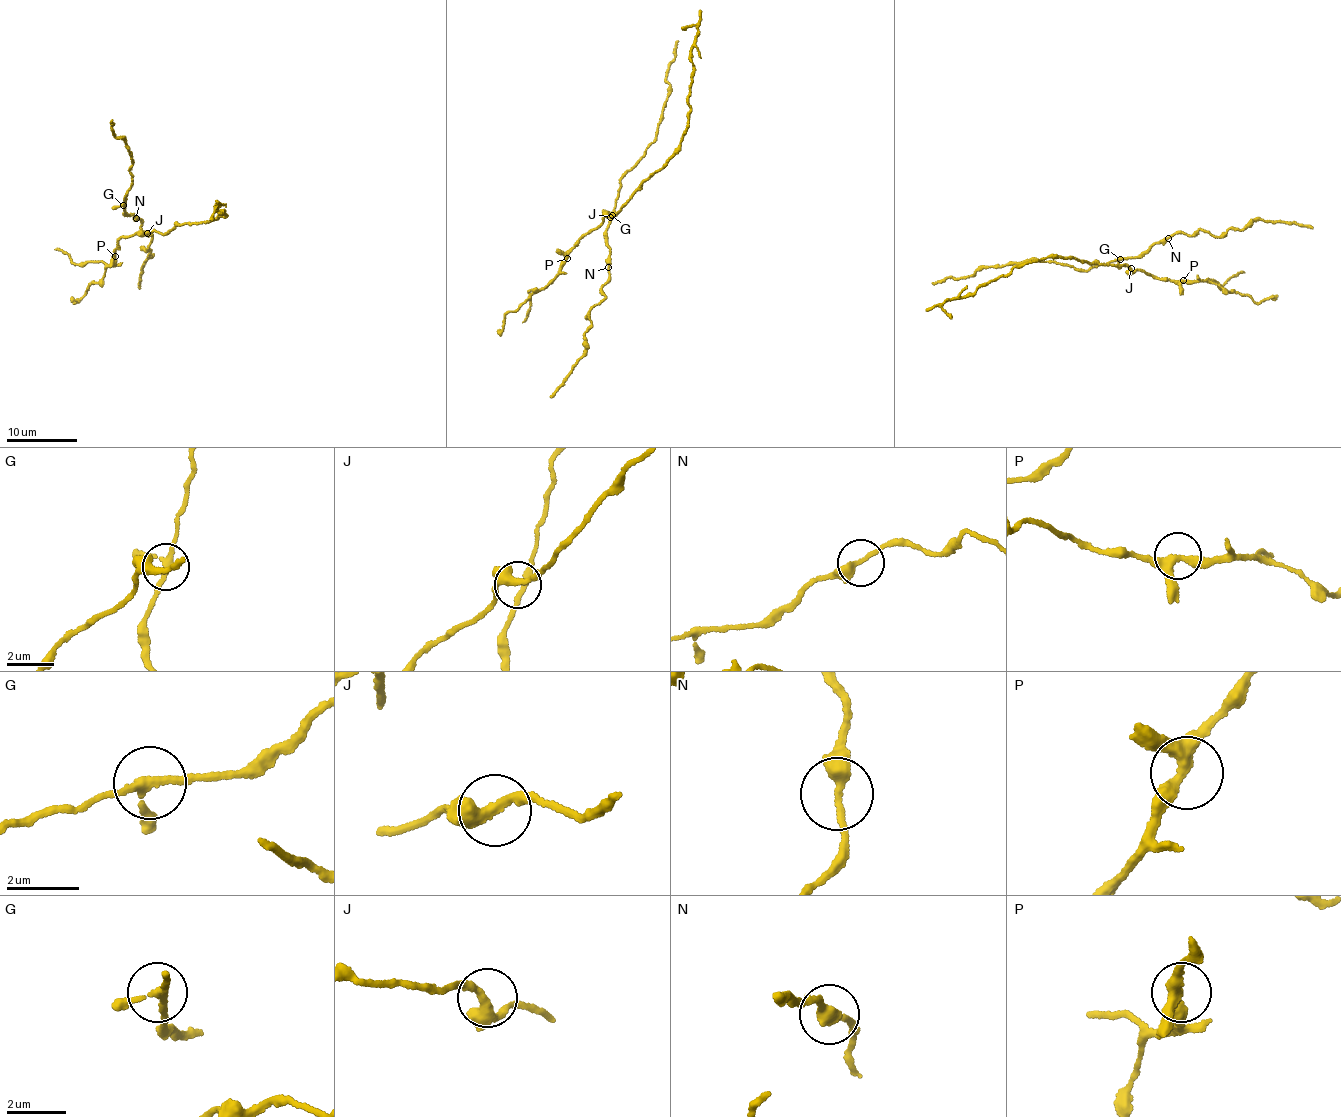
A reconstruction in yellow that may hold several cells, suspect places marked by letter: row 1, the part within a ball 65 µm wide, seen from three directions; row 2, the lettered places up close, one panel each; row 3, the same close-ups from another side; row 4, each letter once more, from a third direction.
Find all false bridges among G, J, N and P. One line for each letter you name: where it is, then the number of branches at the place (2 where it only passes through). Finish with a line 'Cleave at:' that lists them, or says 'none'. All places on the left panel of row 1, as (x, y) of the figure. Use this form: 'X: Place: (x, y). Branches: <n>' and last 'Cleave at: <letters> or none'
Cleave at: none

